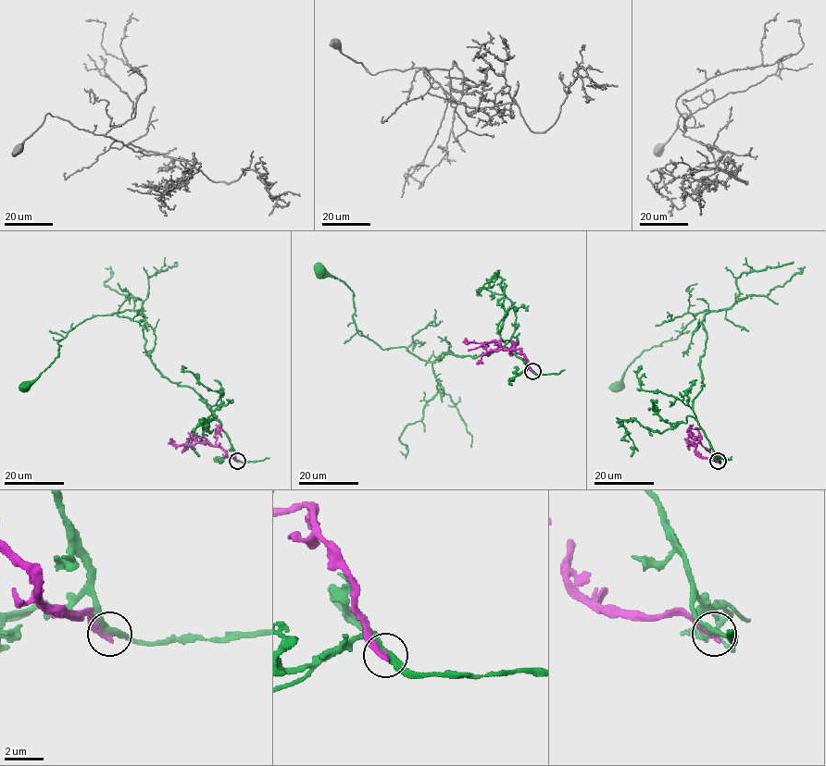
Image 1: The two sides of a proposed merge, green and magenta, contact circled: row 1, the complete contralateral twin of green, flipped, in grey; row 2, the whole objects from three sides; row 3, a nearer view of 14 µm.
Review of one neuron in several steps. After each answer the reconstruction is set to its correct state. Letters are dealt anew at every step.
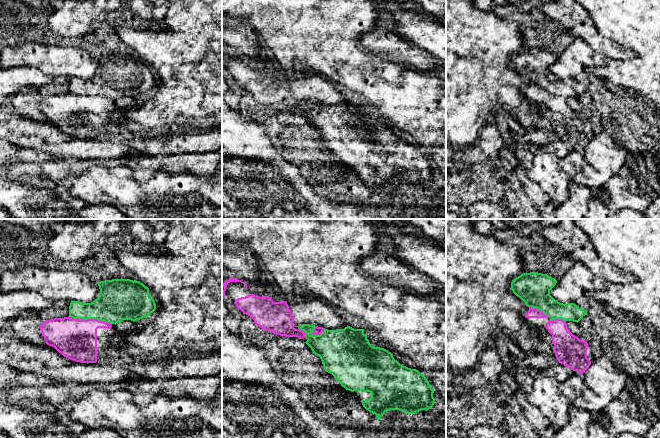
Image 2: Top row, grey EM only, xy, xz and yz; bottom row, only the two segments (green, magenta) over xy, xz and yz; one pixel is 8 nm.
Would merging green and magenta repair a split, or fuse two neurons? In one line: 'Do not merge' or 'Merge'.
Do not merge

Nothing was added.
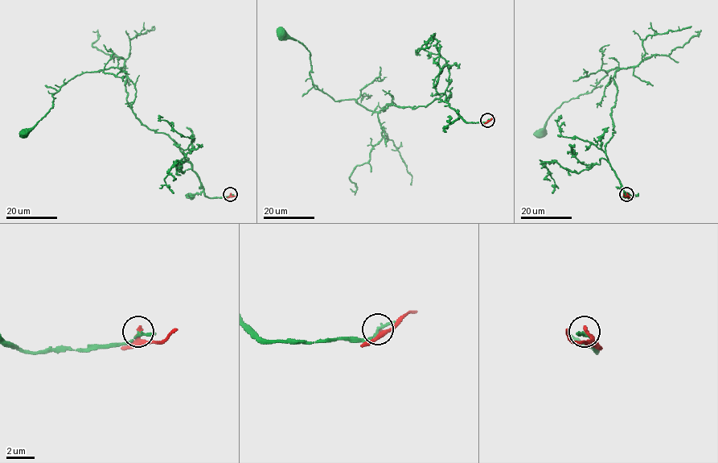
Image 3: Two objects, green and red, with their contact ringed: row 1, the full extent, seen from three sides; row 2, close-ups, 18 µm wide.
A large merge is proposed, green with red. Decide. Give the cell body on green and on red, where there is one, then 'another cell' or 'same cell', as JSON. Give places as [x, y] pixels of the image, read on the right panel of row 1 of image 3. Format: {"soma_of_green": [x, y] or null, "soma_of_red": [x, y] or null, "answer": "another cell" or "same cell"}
{"soma_of_green": [540, 132], "soma_of_red": null, "answer": "another cell"}

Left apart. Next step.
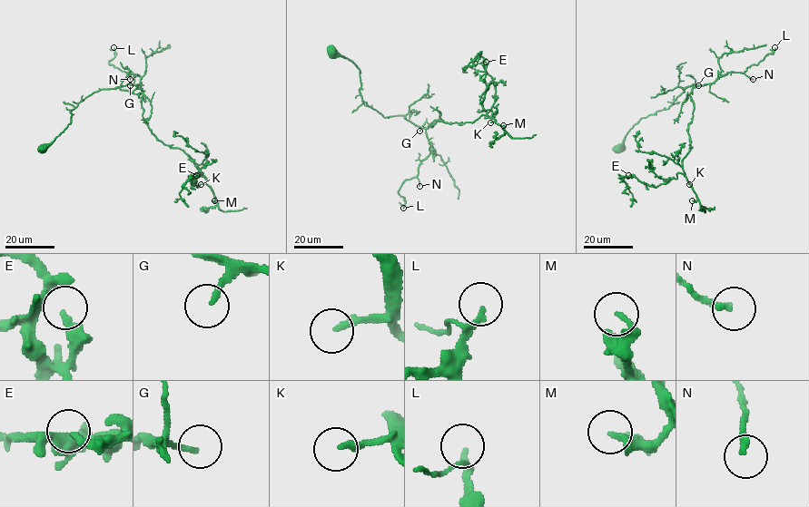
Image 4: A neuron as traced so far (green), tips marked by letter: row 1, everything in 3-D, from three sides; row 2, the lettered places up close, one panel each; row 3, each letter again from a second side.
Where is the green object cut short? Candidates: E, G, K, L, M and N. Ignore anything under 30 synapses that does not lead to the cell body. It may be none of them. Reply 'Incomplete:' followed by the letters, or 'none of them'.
Incomplete: K

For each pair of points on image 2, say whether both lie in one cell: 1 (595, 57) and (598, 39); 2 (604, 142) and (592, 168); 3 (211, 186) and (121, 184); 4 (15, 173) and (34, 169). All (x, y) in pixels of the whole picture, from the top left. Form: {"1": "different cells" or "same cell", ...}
{"1": "different cells", "2": "same cell", "3": "same cell", "4": "same cell"}

